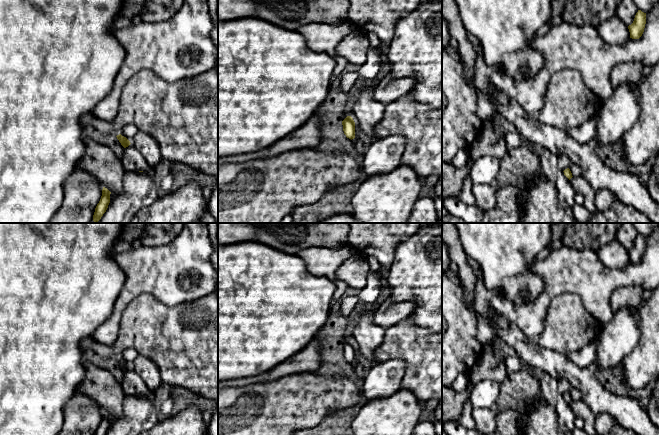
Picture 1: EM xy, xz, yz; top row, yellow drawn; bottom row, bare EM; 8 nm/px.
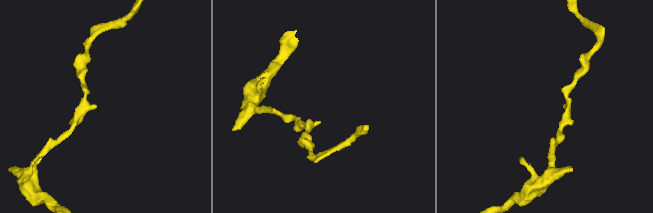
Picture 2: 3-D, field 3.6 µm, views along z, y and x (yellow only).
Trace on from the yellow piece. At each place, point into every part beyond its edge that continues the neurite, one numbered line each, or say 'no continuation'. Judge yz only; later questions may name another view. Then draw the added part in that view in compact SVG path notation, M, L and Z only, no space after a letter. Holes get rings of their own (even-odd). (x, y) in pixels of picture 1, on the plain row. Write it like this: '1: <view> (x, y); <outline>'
no continuation

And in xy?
no continuation

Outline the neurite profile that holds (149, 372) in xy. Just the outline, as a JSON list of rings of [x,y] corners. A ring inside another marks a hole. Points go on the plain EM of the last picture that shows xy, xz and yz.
[[[139,354],[130,367],[142,378],[151,392],[154,393],[161,385],[159,368],[148,357]]]

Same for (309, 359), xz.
[[[315,338],[303,350],[268,371],[263,382],[272,382],[295,373],[318,371],[323,364],[322,349],[322,340]]]

